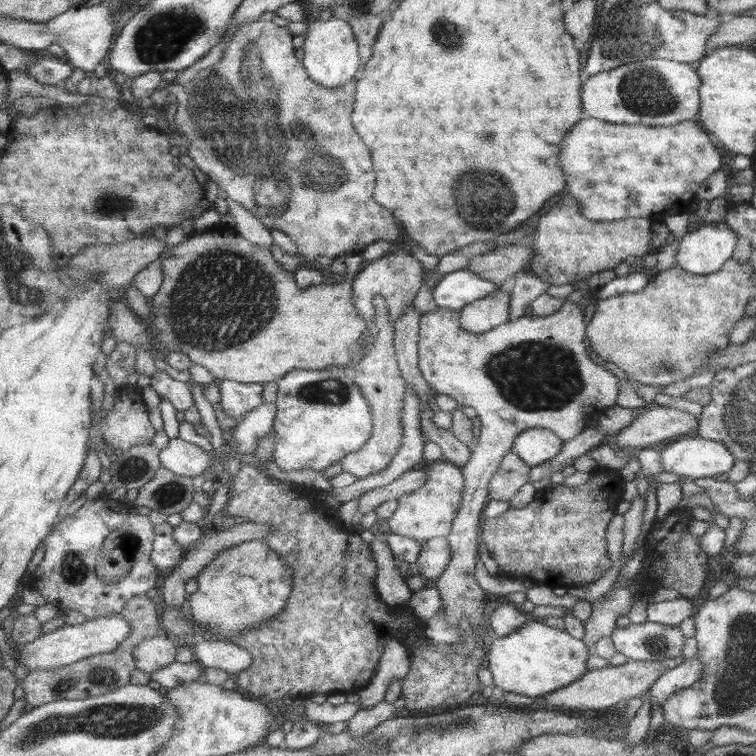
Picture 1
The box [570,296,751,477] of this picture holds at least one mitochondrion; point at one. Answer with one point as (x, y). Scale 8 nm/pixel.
(664, 364)

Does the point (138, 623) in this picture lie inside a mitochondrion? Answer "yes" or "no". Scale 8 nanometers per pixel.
no

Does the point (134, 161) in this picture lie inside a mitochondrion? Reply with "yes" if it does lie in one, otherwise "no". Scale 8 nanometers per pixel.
no

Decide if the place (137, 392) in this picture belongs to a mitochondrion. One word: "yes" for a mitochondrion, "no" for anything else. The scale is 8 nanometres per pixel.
no

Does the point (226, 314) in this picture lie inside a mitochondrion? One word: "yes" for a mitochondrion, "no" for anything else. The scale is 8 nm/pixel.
yes

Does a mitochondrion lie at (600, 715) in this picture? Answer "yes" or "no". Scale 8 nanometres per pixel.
no

